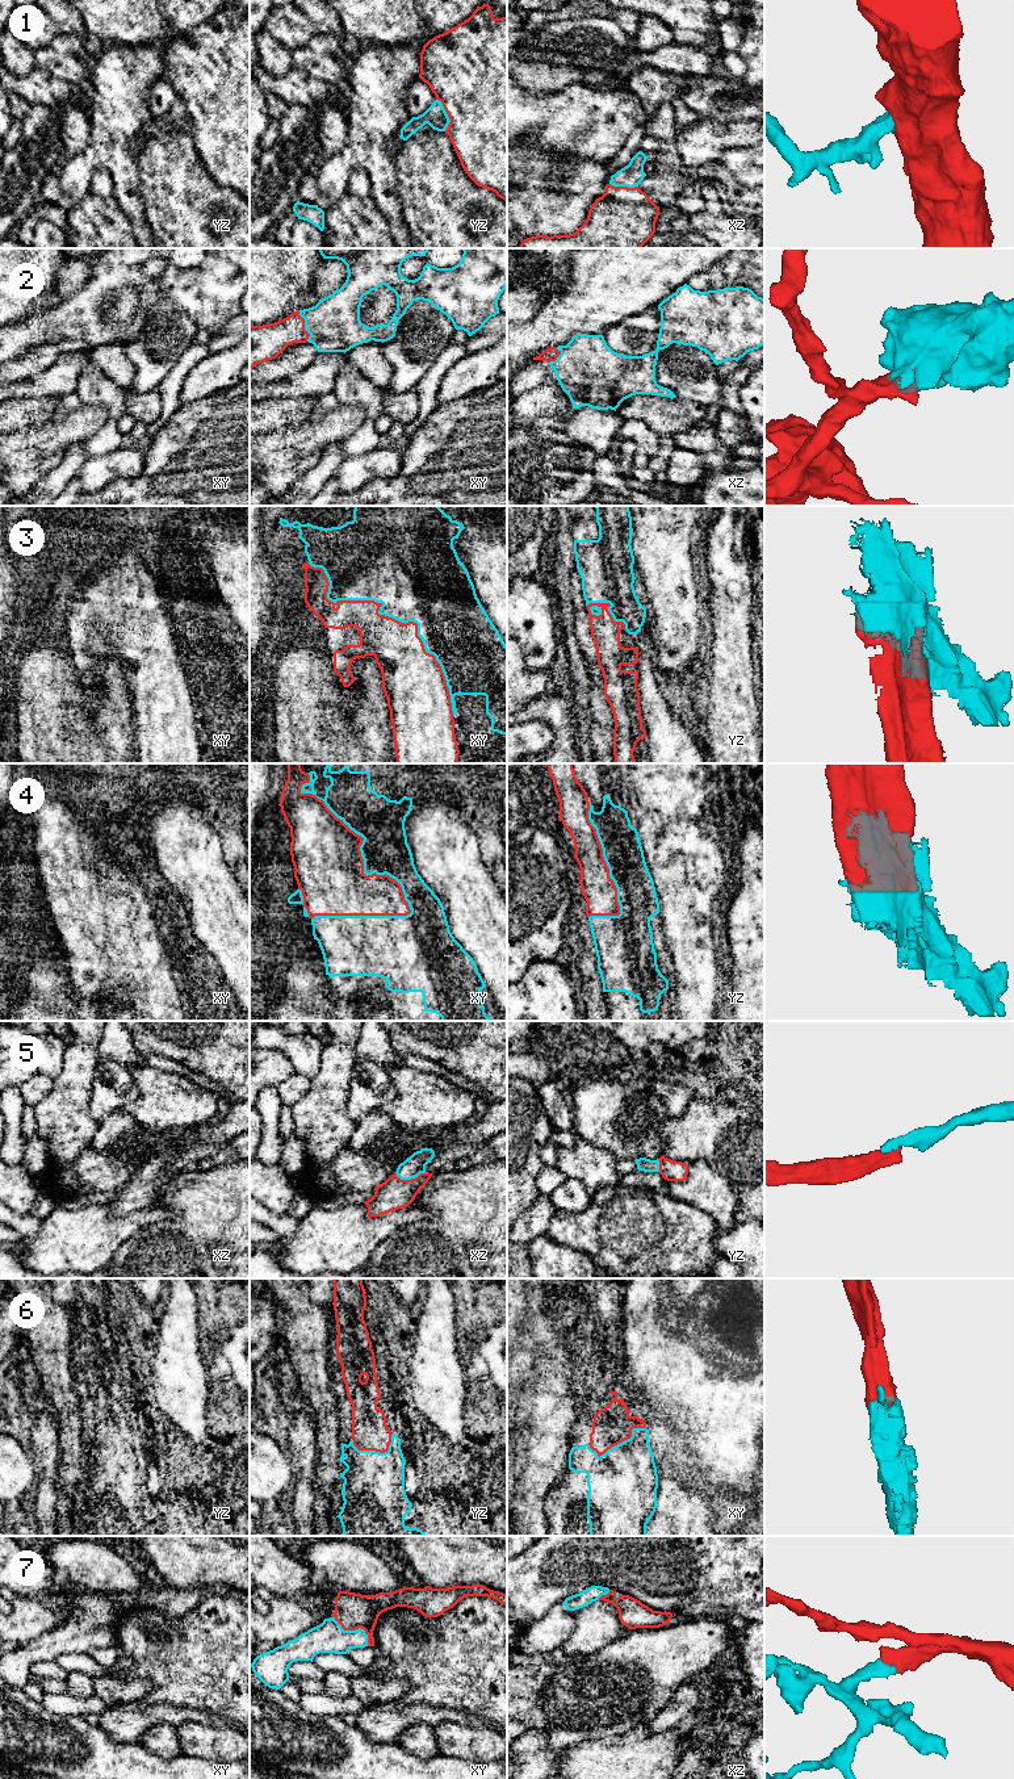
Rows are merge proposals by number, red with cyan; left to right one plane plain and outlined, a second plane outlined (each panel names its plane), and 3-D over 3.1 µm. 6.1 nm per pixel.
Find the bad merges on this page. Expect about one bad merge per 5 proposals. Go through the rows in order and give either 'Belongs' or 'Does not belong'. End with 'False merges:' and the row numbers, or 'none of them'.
1: Belongs
2: Belongs
3: Belongs
4: Belongs
5: Belongs
6: Belongs
7: Belongs
False merges: none of them

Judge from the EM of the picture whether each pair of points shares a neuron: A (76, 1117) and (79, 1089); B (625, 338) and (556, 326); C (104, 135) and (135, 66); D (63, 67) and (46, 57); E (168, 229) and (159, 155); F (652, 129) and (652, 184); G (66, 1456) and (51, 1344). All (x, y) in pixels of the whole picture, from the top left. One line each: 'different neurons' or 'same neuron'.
A: same neuron
B: different neurons
C: same neuron
D: same neuron
E: same neuron
F: same neuron
G: same neuron

